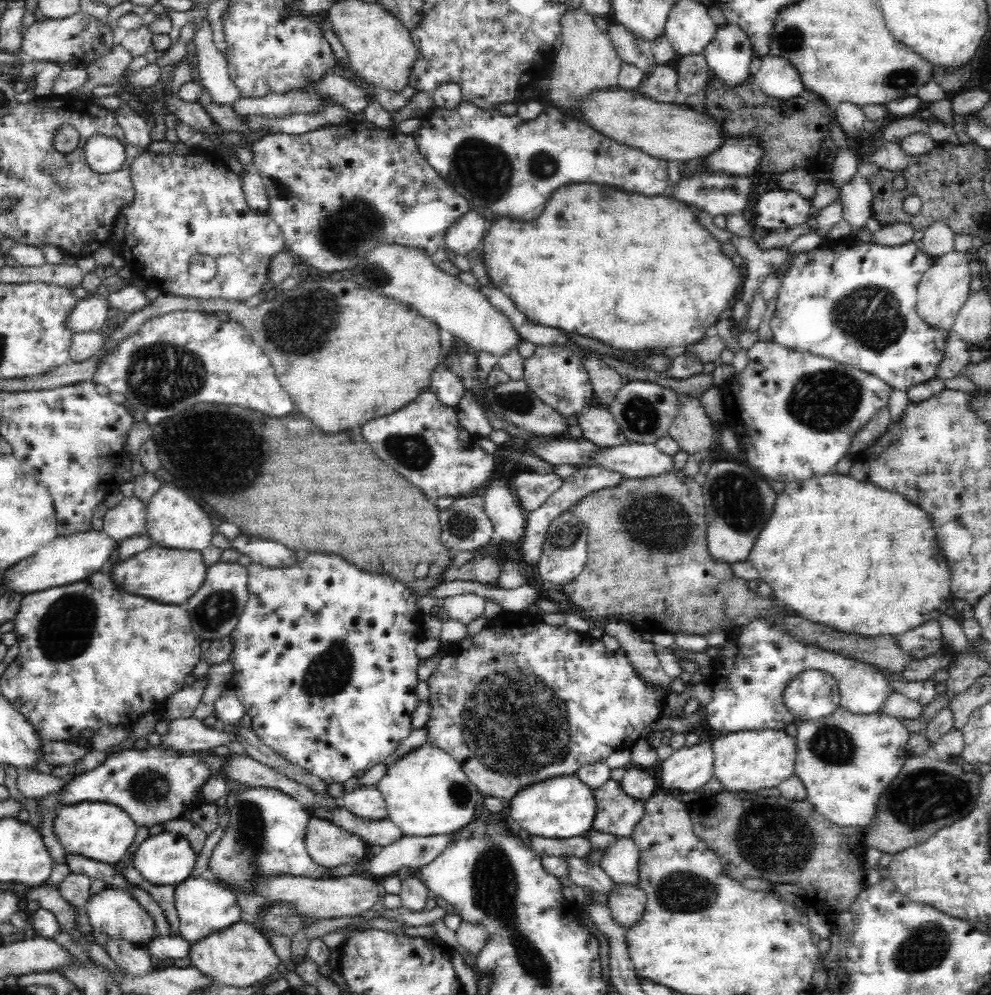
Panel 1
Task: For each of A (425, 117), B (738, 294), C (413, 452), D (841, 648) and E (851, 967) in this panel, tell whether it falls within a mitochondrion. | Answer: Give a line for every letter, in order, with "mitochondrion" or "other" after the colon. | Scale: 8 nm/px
A: other
B: other
C: mitochondrion
D: other
E: other

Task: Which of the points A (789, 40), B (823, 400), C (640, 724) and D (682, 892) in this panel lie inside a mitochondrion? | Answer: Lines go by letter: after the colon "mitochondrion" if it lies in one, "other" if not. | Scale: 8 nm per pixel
A: mitochondrion
B: mitochondrion
C: other
D: mitochondrion

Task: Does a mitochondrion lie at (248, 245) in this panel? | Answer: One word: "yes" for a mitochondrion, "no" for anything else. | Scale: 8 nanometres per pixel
no

